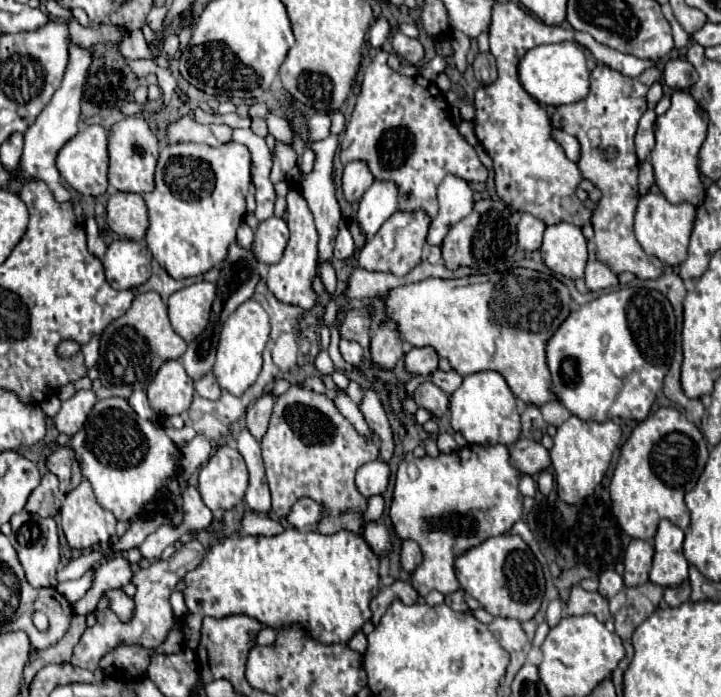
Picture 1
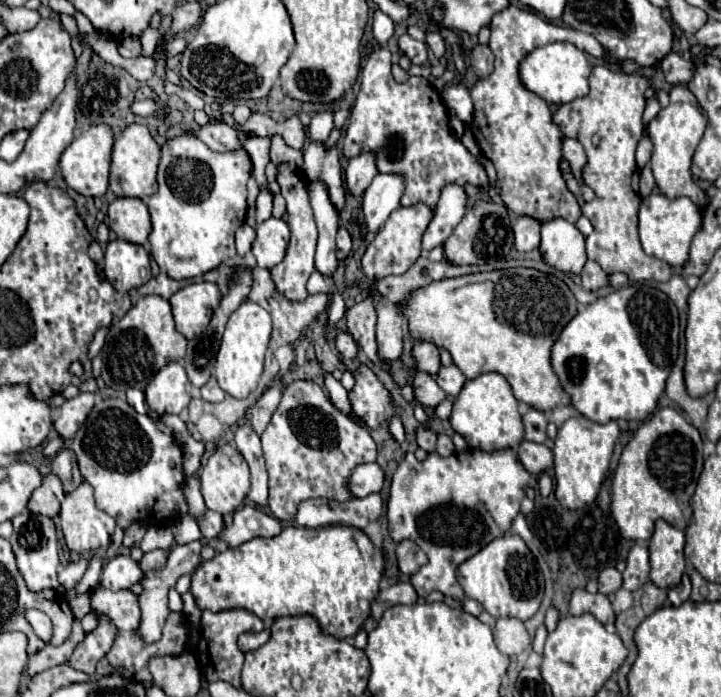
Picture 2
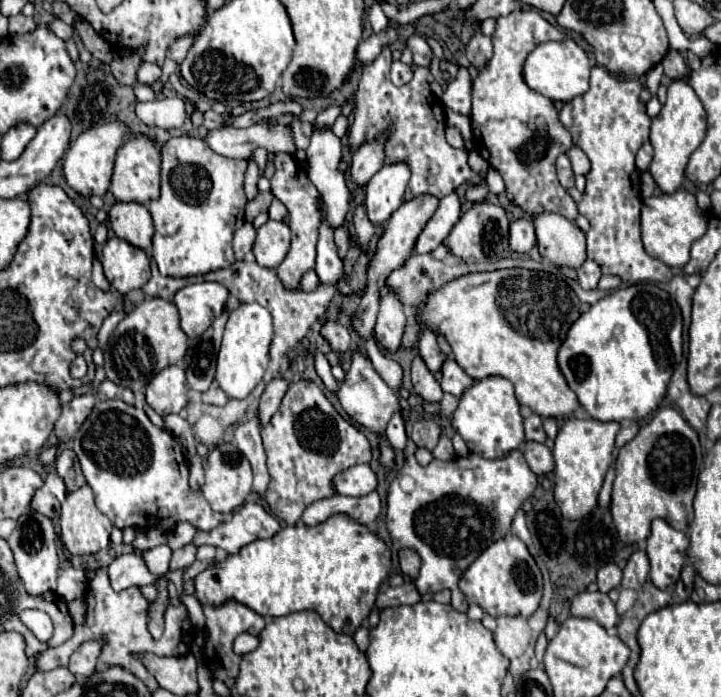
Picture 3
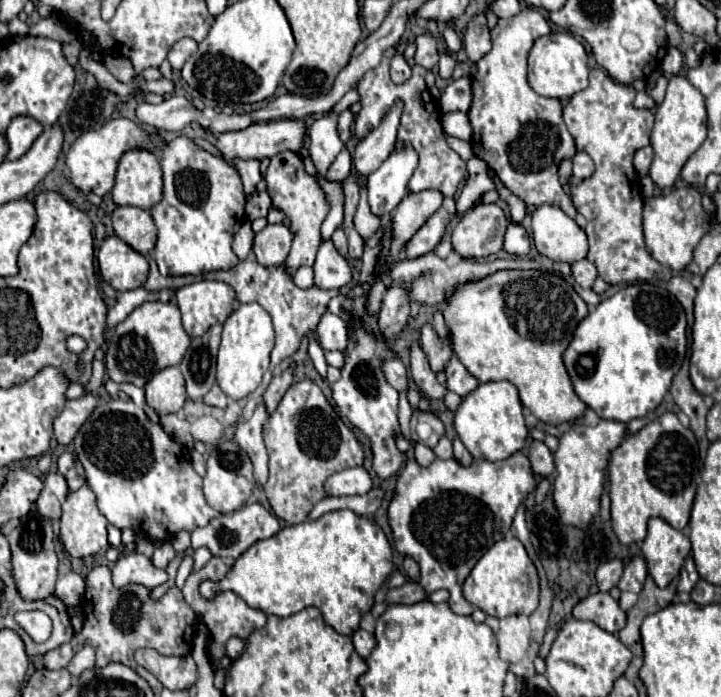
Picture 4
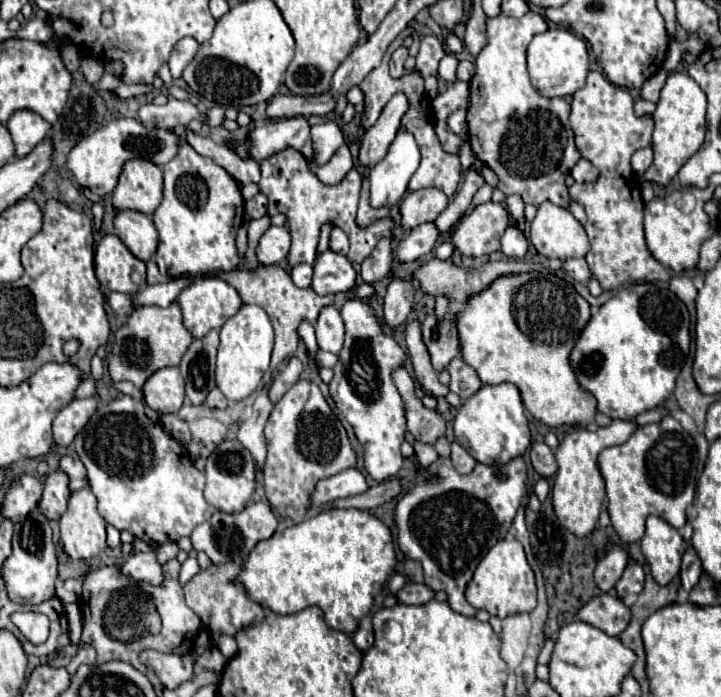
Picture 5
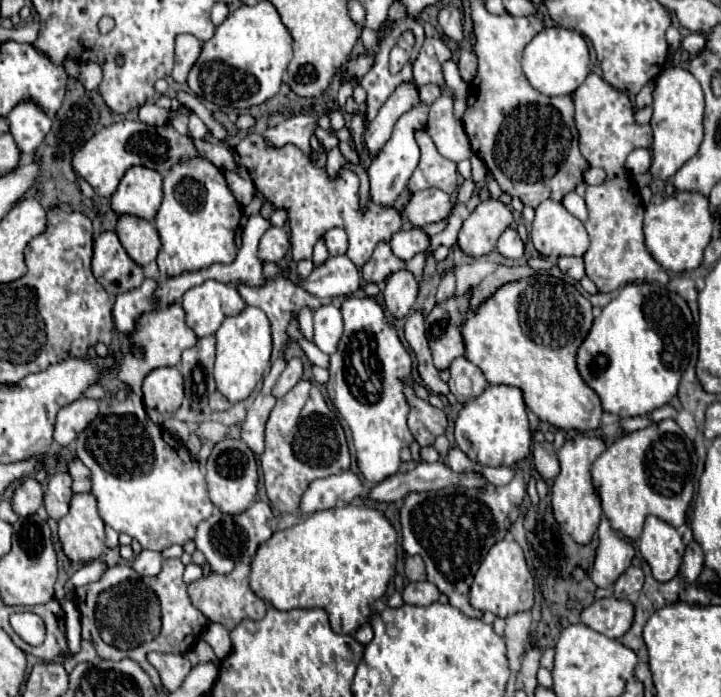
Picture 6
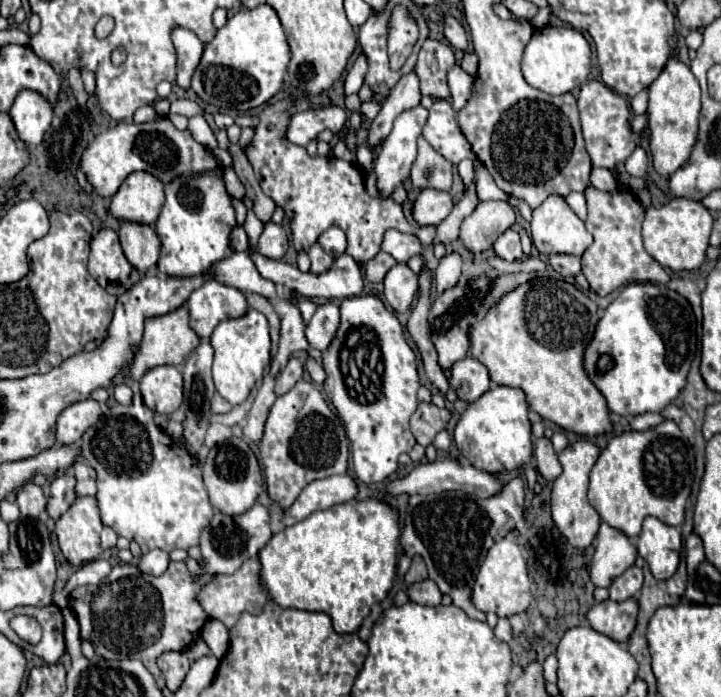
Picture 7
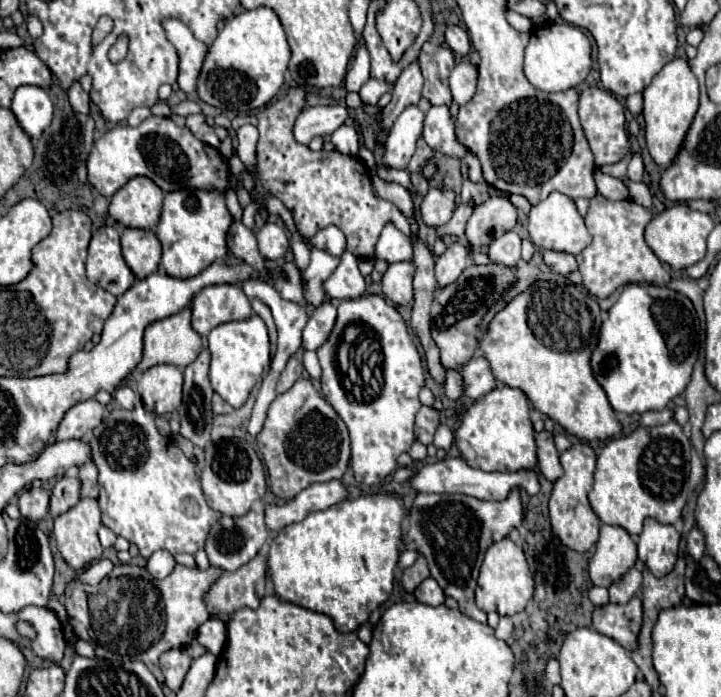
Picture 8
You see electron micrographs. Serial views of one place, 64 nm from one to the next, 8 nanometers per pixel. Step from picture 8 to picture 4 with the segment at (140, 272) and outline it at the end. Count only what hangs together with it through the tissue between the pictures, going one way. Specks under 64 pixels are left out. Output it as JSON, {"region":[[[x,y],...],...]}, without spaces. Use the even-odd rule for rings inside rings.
{"region":[[[118,206],[112,212],[112,224],[118,238],[140,254],[148,254],[156,244],[156,226],[148,210],[136,206]]]}

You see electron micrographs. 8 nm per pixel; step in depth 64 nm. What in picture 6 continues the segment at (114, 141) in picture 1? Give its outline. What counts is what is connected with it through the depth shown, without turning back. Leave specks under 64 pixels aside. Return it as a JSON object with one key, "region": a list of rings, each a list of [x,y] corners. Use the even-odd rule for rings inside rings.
{"region":[[[132,166],[122,176],[118,190],[112,194],[116,214],[134,214],[152,220],[162,204],[162,176],[146,166]]]}

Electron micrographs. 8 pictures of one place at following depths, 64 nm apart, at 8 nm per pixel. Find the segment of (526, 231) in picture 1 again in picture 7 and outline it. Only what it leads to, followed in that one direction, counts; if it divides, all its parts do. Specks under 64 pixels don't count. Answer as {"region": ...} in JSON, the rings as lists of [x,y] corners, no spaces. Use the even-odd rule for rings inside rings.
{"region":[[[508,228],[496,242],[494,242],[494,252],[508,260],[508,262],[514,262],[514,260],[520,260],[522,258],[522,248],[520,248],[520,236],[514,228]]]}

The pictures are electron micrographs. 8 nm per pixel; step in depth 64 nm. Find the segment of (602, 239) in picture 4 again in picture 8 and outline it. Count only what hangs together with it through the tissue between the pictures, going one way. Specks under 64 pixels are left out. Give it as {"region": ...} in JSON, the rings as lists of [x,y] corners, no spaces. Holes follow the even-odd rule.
{"region":[[[588,86],[582,90],[580,94],[580,122],[584,128],[584,134],[588,138],[590,150],[594,154],[594,162],[596,166],[604,166],[604,164],[614,164],[618,160],[622,160],[626,154],[630,154],[632,144],[626,132],[626,106],[608,90],[598,88],[598,86]],[[596,194],[590,200],[590,208],[584,220],[594,240],[576,256],[578,270],[590,294],[598,298],[608,298],[614,290],[630,282],[656,284],[656,286],[668,284],[670,272],[662,266],[662,262],[654,256],[654,252],[644,242],[644,228],[650,222],[650,218],[652,218],[652,212],[634,204],[632,200],[614,202],[600,194]]]}

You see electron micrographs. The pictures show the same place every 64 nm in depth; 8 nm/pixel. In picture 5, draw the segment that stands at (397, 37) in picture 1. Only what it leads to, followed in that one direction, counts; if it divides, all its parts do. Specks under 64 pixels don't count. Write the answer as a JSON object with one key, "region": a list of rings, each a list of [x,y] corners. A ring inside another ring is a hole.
{"region":[[[422,36],[420,38],[420,52],[416,56],[416,70],[426,76],[436,76],[438,62],[444,58],[444,46],[436,36]]]}

